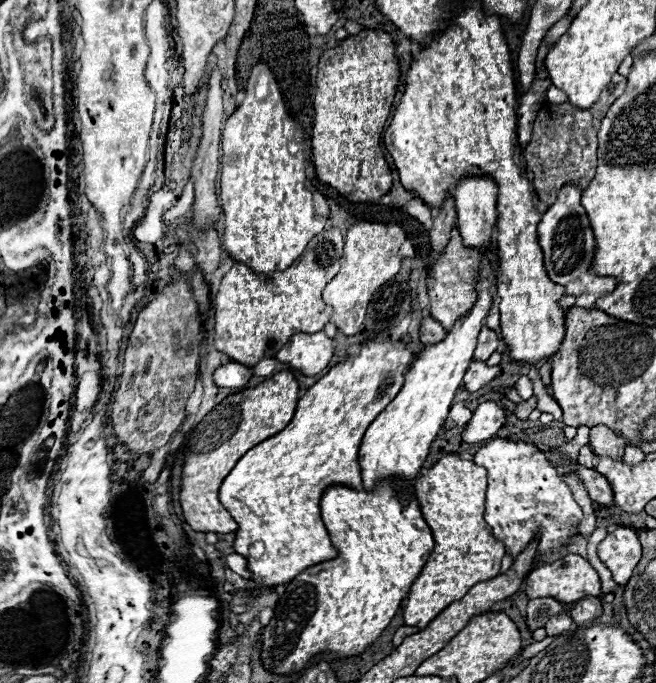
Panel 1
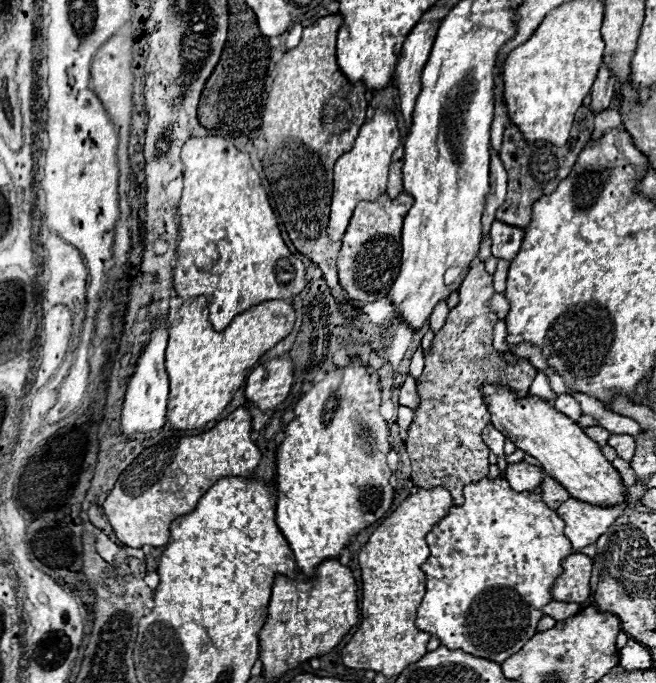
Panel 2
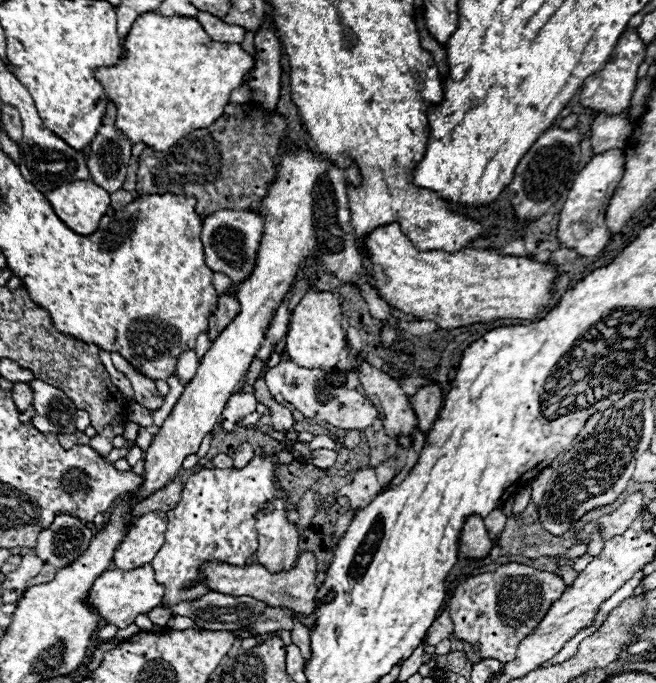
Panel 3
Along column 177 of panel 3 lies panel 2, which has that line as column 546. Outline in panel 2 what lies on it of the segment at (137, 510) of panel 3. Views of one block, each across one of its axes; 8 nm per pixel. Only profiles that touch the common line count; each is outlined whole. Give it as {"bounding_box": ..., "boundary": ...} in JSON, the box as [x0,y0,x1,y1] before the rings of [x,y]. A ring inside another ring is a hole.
{"bounding_box":[540,478,570,510],"boundary":[[[544,478],[544,482],[542,482],[542,486],[540,486],[540,492],[542,492],[542,500],[544,502],[548,502],[548,506],[552,508],[552,510],[556,510],[562,502],[566,502],[570,496],[568,496],[568,492],[554,480],[554,478]]]}

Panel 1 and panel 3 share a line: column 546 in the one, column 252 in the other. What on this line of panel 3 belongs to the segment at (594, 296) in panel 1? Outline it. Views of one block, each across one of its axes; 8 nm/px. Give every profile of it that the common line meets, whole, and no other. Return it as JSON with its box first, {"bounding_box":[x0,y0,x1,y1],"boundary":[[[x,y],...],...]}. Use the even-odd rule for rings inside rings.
{"bounding_box":[202,210,264,282],"boundary":[[[218,210],[204,218],[202,228],[202,242],[204,242],[204,256],[208,266],[214,272],[226,274],[232,278],[232,282],[244,282],[250,278],[256,266],[256,256],[262,240],[264,230],[264,218],[252,210]]]}

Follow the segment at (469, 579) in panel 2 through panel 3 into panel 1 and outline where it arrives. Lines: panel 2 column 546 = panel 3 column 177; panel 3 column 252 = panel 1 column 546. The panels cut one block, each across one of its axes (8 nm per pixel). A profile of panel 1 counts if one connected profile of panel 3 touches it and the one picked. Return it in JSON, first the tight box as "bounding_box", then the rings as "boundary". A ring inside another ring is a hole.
{"bounding_box":[474,438,582,556],"boundary":[[[494,438],[474,454],[474,462],[488,470],[486,490],[486,522],[492,526],[496,538],[506,546],[506,552],[518,556],[528,542],[540,534],[538,554],[550,554],[566,546],[576,534],[582,518],[582,510],[572,498],[566,482],[550,464],[550,460],[538,450],[536,444],[514,442],[508,438]],[[550,504],[560,506],[560,520],[548,520]]]}

